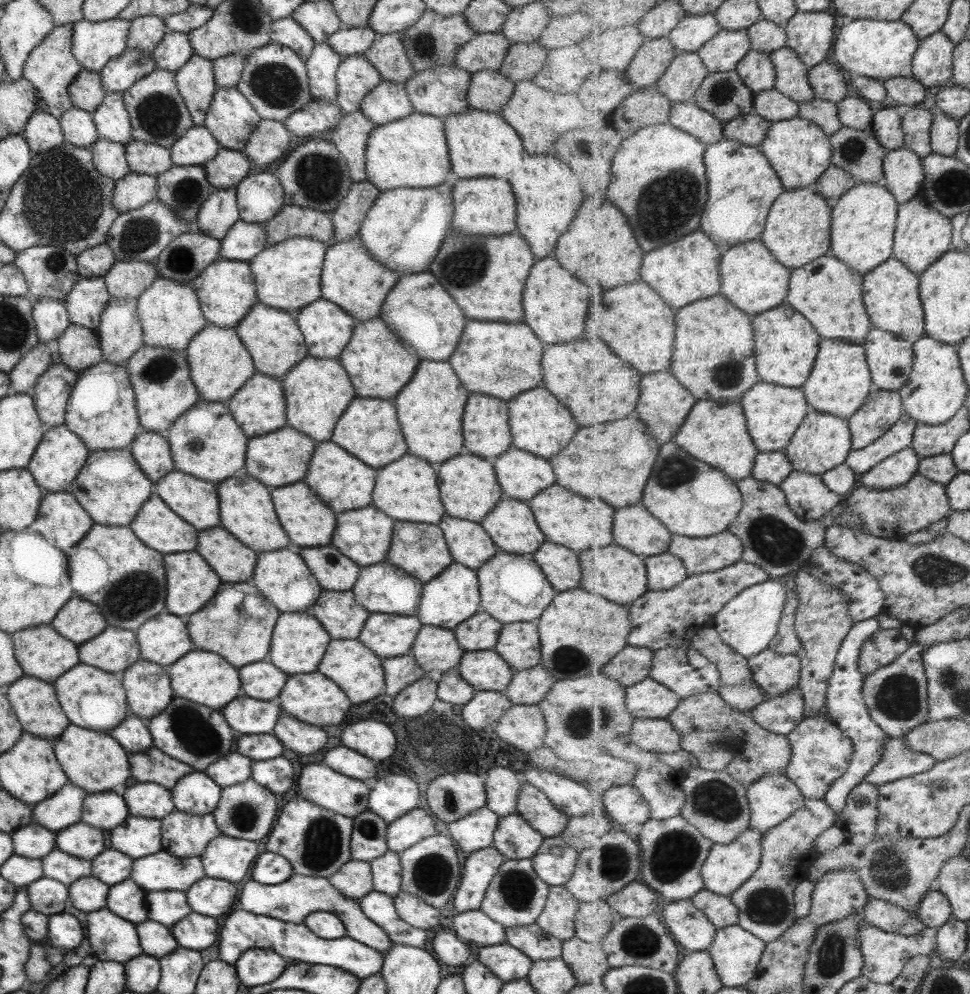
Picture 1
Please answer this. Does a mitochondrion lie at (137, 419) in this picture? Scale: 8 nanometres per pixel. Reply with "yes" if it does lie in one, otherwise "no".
no

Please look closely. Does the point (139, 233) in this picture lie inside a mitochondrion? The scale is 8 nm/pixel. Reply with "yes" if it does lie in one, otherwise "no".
yes

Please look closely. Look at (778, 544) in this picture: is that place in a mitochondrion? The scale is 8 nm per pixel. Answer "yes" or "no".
yes

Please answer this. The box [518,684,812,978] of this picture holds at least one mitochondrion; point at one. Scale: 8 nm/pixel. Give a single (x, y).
(677, 851)

